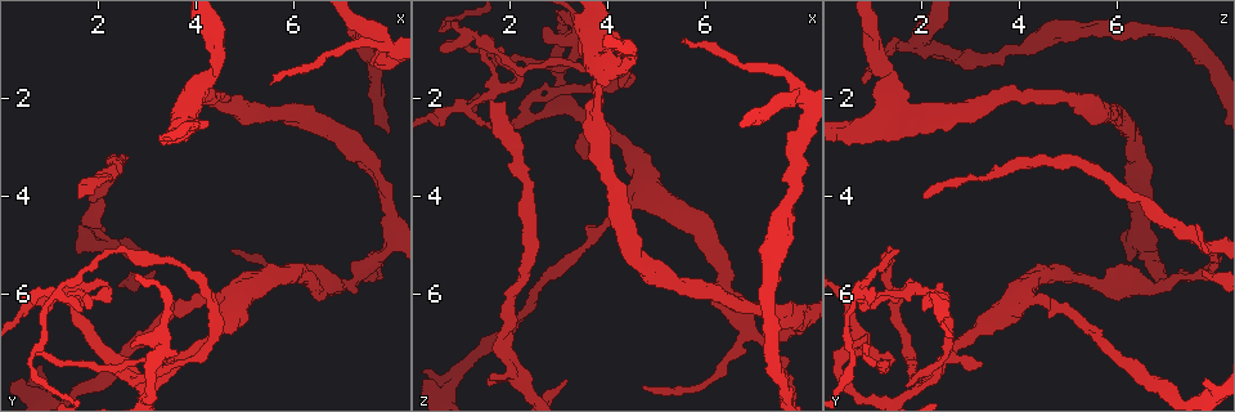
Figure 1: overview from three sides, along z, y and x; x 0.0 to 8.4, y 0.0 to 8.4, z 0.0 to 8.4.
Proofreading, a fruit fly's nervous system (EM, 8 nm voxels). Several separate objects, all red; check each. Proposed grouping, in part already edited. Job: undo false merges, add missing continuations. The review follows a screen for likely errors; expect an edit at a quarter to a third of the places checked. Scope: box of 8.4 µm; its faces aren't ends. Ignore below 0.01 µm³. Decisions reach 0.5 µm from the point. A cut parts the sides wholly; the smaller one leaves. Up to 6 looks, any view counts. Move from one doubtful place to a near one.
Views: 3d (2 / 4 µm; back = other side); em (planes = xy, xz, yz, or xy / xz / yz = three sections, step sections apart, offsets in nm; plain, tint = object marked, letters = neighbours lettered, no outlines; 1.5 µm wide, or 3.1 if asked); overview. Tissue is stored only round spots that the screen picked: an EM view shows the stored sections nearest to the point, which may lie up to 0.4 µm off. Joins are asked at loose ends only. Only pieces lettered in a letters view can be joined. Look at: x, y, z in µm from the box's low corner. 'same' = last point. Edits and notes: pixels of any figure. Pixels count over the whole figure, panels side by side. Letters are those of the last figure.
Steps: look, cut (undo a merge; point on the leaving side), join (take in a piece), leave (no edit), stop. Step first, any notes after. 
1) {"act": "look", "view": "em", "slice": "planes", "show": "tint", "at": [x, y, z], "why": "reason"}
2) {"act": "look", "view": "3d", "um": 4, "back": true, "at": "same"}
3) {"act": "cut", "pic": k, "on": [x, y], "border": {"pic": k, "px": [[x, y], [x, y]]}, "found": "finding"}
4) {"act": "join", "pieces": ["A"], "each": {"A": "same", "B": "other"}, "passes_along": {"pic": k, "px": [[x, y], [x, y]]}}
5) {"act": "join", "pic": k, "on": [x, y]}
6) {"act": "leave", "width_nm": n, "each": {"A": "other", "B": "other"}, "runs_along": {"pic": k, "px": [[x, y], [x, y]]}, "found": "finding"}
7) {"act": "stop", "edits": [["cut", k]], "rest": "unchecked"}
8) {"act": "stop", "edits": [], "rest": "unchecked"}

{"act": "look", "view": "em", "slice": "xy", "step": 8, "show": "tint", "at": [1.70, 5.10, 7.85], "why": "thin end"}

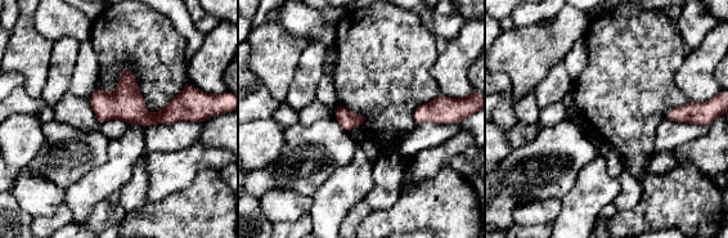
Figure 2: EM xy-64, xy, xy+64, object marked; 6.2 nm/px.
{"act": "look", "view": "em", "slice": "xy", "step": 8, "show": "letters", "at": "same"}

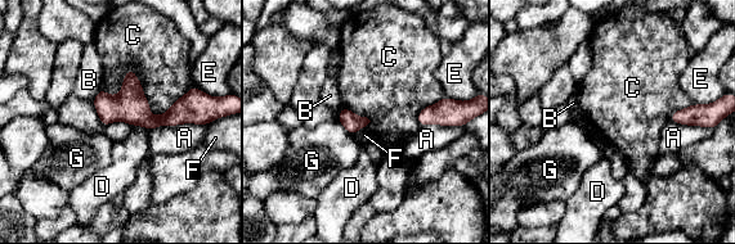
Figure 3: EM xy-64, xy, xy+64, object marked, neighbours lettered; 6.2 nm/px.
{"act": "leave", "width_nm": 120, "each": {"A": "other", "B": "other", "C": "other", "D": "other", "E": "other", "F": "other", "G": "other"}, "border": {"pic": 3, "px": [[192, 84], [101, 87]]}, "found": "no lettered piece goes on from it"}

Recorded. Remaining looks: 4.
{"act": "look", "view": "3d", "um": 4, "at": [1.65, 4.05, 2.10]}

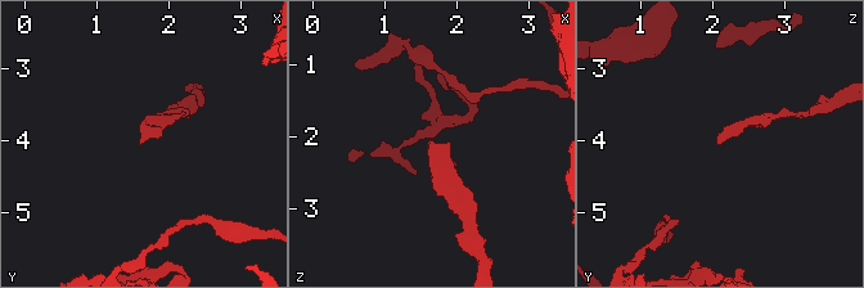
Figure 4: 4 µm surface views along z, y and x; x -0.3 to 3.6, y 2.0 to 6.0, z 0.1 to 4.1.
{"act": "look", "view": "em", "slice": "planes", "show": "letters", "at": [1.65, 4.05, 2.10]}

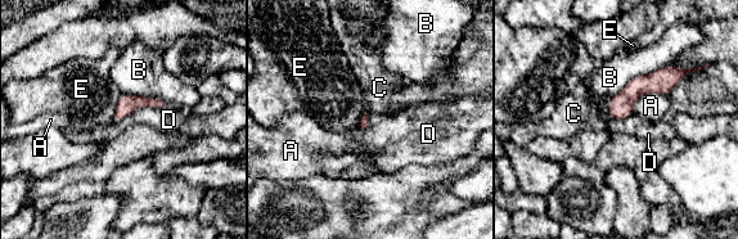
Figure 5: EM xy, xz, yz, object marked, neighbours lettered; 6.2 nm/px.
{"act": "join", "pic": 5, "on": [574, 113], "each": {"A": "other", "B": "other", "C": "same", "D": "other", "E": "other"}, "passes_along": {"pic": 5, "px": [[621, 106], [610, 109], [574, 113]]}, "found": "the neuron continues"}

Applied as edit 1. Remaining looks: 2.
{"act": "stop", "edits": [["join", 5]], "rest": "unchecked"}

